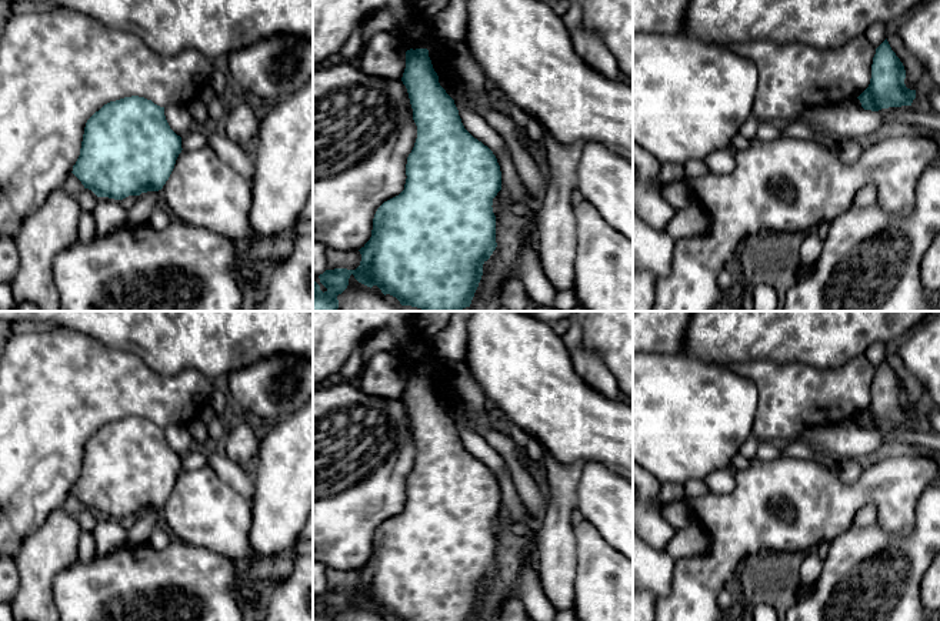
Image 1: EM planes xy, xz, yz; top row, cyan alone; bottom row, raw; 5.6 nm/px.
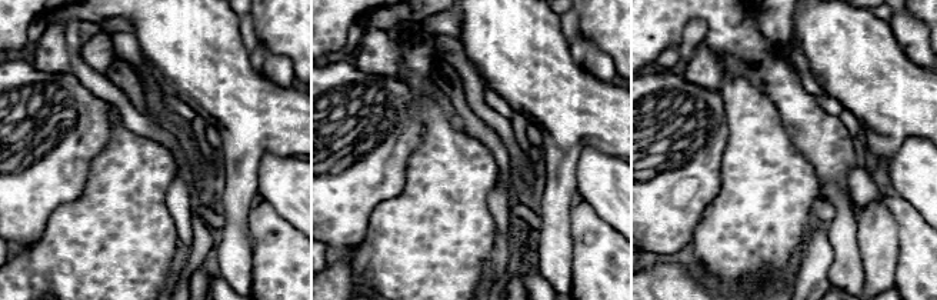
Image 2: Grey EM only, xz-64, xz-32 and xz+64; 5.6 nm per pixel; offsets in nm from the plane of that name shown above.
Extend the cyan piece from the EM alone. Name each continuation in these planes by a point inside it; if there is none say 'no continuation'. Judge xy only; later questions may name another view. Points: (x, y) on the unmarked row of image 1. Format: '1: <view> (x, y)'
no continuation

